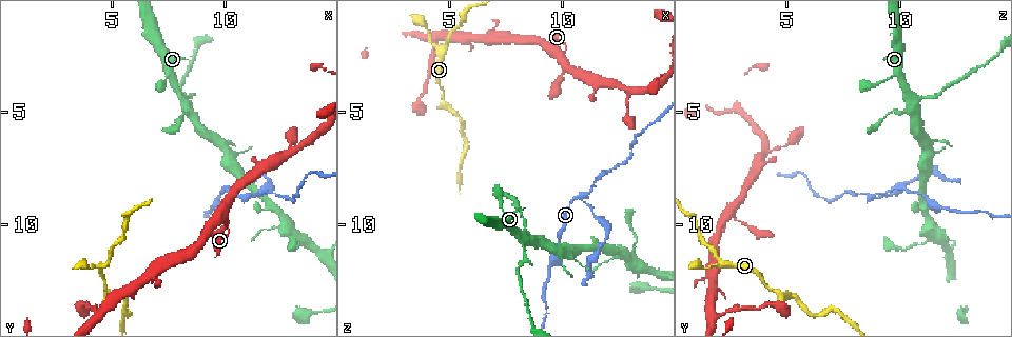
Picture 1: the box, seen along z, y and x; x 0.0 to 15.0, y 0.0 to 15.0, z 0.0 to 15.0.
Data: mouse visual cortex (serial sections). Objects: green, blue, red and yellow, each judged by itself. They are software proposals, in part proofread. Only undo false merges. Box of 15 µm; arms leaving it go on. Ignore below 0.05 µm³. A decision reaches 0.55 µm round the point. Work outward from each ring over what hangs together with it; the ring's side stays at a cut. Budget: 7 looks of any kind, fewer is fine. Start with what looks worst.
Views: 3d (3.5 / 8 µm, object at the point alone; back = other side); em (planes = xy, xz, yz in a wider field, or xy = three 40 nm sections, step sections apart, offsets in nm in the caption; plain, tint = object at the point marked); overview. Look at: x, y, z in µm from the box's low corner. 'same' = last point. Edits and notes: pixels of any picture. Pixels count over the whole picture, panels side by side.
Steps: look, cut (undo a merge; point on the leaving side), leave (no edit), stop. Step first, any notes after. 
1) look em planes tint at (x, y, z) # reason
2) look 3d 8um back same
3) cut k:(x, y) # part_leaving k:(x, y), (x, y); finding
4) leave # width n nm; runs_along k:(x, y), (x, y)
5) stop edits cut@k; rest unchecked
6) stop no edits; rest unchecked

look 3d 8um at (10.8, 8.8, 8.8) # two arms in line, one across

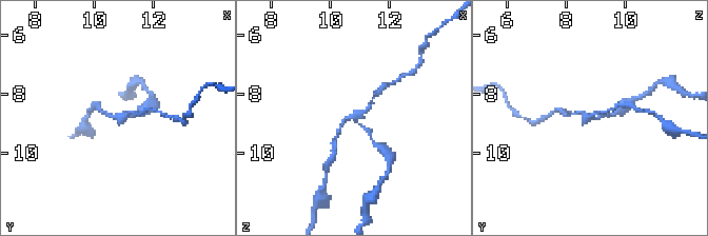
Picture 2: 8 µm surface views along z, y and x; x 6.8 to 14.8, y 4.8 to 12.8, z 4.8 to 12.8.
look em planes tint at (10.8, 8.8, 8.8)

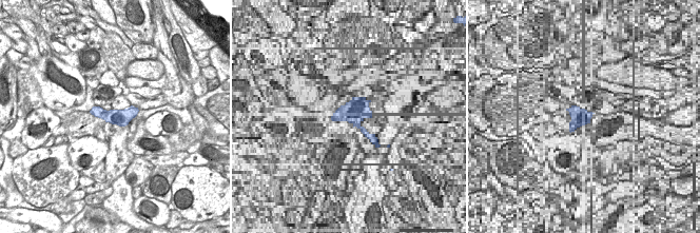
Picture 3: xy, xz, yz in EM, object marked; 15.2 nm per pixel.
cut 2:(380, 145) # a second cell is stuck on

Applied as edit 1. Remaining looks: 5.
look overview # see it whole again

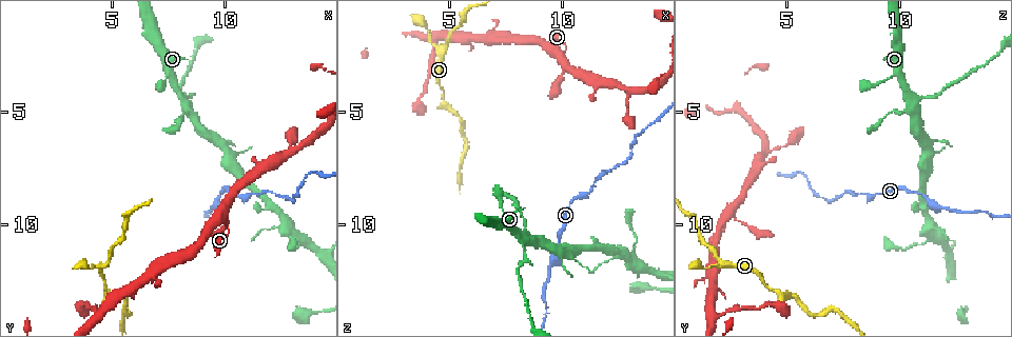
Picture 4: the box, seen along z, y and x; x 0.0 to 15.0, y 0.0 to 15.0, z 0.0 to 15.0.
look 3d 3.5um at (9.9, 9.8, 2.2) # four or more arms meet

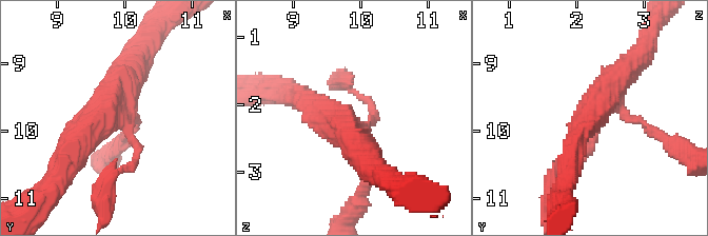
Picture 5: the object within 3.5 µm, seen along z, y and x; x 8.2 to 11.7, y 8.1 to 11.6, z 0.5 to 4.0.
look em xy step 1 tint at (9.85, 9.80, 2.25) # arms 4; arm_widths 150, 150, 350, 450 nm; need the tissue

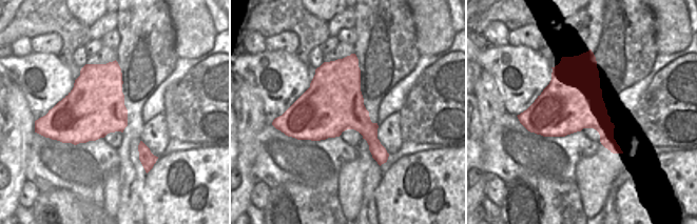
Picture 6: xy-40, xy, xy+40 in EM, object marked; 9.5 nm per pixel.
leave # runs_along 5:(124, 168), (70, 160); all the same cell

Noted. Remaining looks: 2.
stop edits cut@2; rest unchecked

